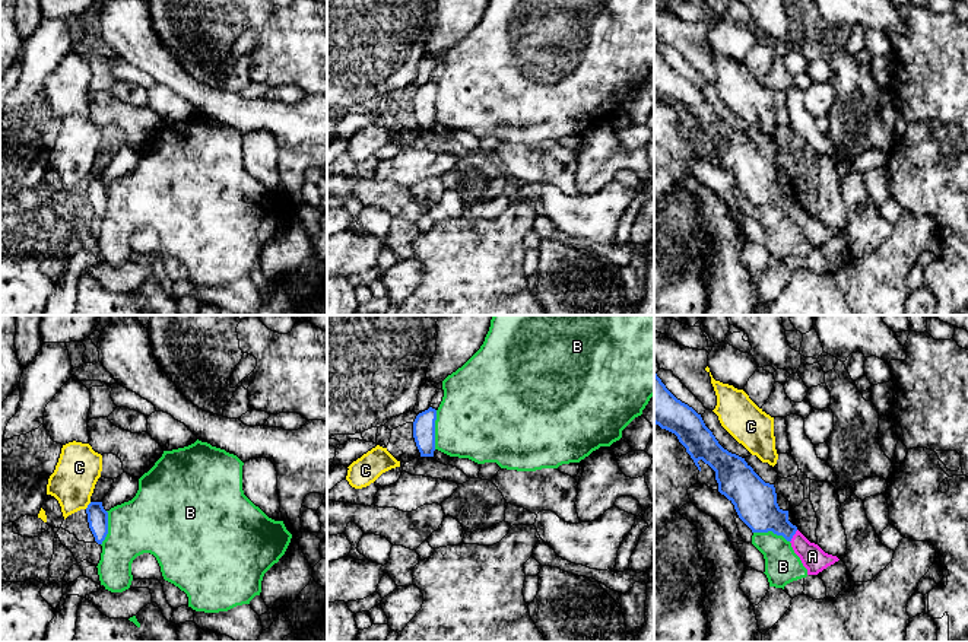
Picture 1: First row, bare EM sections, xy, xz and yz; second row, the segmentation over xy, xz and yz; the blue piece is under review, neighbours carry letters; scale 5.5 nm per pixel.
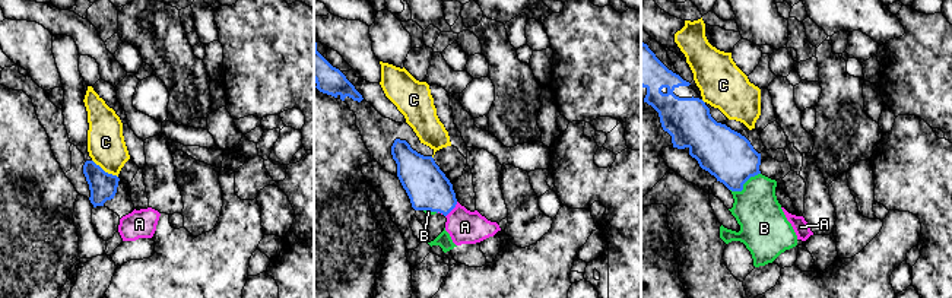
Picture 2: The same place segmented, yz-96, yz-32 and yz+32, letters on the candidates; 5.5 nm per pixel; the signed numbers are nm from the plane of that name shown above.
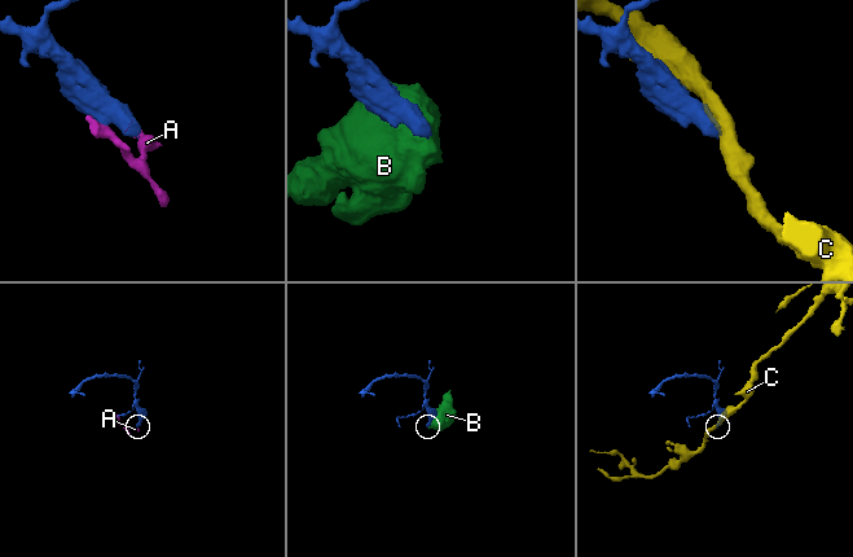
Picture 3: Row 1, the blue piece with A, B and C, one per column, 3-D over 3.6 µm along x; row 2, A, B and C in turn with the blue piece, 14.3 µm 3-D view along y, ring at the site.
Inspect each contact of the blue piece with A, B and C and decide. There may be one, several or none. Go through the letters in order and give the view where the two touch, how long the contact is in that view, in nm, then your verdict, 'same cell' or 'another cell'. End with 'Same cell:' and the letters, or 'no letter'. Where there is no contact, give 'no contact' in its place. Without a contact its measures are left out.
A: contact in yz; length 80 nm; same cell
B: contact in xz; length 220 nm; another cell
C: contact in xy; length 50 nm; another cell
Same cell: A

